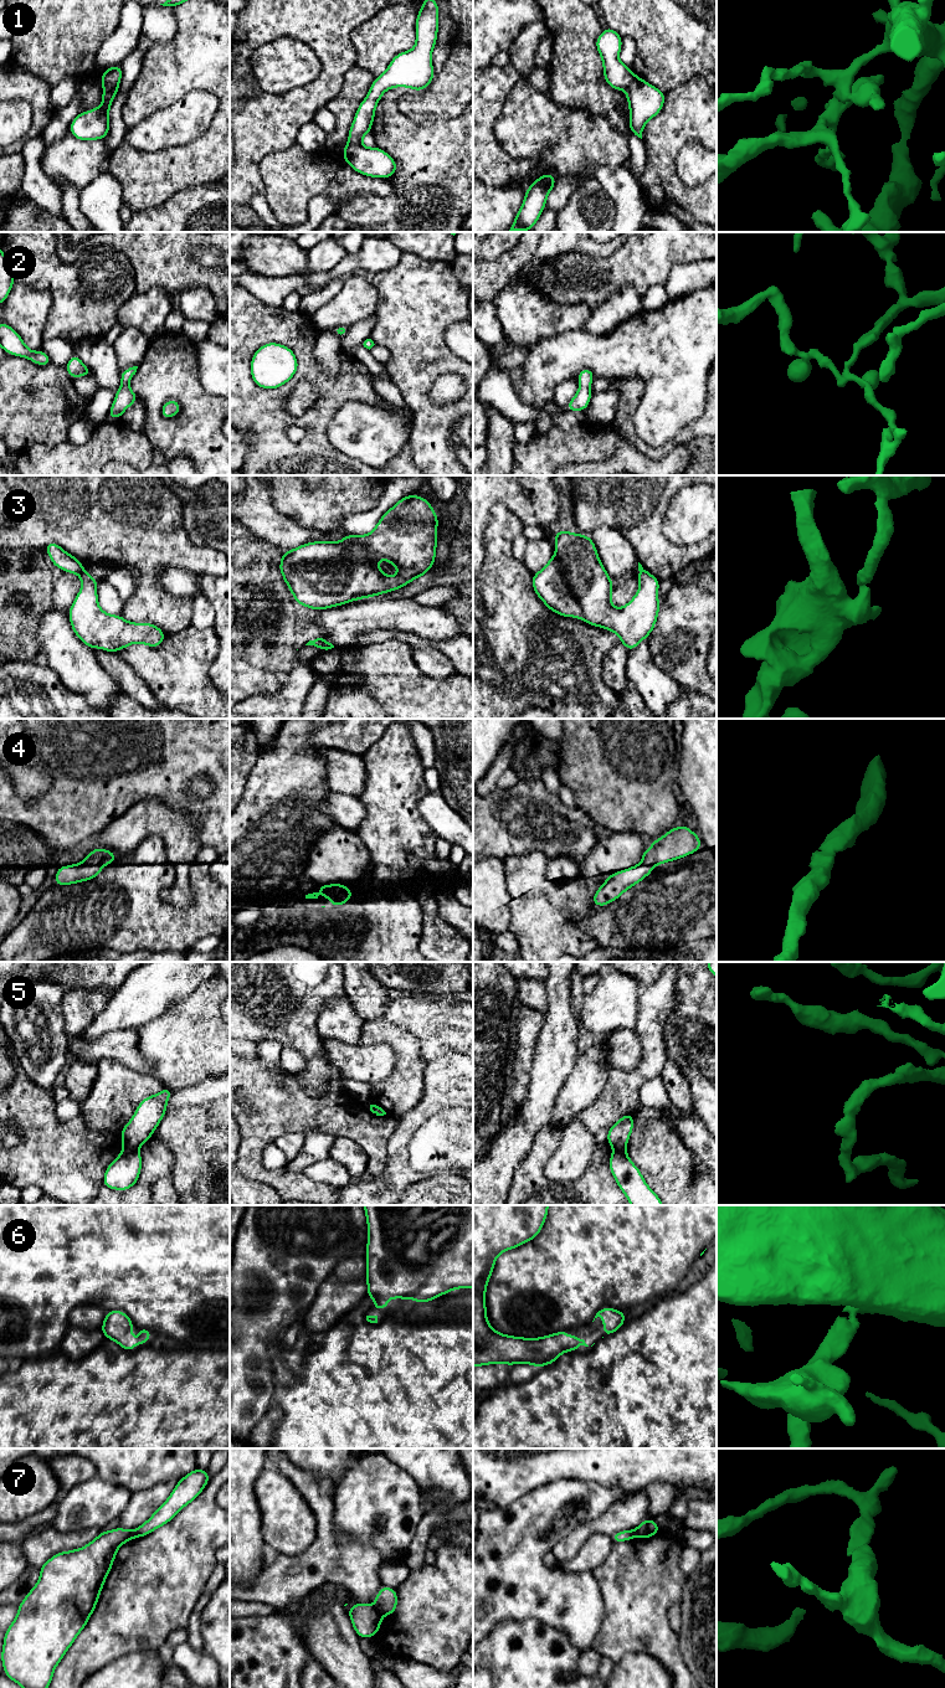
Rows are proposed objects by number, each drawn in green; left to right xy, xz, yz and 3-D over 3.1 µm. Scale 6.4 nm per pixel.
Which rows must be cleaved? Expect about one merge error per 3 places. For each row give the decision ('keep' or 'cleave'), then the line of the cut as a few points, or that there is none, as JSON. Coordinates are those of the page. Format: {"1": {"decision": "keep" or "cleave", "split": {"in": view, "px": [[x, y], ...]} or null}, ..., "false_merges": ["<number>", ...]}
{"1": {"decision": "cleave", "split": {"in": "xy", "px": [[118, 81], [103, 85]]}}, "2": {"decision": "keep", "split": null}, "3": {"decision": "cleave", "split": {"in": "xy", "px": [[82, 570], [78, 574]]}}, "4": {"decision": "keep", "split": null}, "5": {"decision": "cleave", "split": {"in": "xy", "px": [[124, 1148], [137, 1149]]}}, "6": {"decision": "keep", "split": null}, "7": {"decision": "cleave", "split": {"in": "xz", "px": [[374, 1606], [381, 1615]]}}, "false_merges": ["1", "3", "5", "7"]}

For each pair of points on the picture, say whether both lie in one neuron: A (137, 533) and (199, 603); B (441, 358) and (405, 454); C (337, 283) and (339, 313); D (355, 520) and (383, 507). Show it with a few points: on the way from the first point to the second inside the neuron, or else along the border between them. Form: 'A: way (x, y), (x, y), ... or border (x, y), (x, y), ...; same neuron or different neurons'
A: border (194, 598), (191, 624); different neurons
B: border (407, 441), (414, 462); different neurons
C: border (345, 278), (342, 288), (317, 312); different neurons
D: way (361, 520), (370, 519), (376, 513); same neuron

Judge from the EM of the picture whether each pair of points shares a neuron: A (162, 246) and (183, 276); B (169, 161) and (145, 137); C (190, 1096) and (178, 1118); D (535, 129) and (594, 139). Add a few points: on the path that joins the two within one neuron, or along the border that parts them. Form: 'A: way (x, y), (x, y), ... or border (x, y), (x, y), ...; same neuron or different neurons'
A: way (162, 253), (175, 268); same neuron
B: border (186, 143), (157, 150), (135, 150), (129, 148); different neurons
C: border (185, 1105), (170, 1107), (167, 1111); different neurons
D: way (550, 132), (565, 140), (579, 140); same neuron

